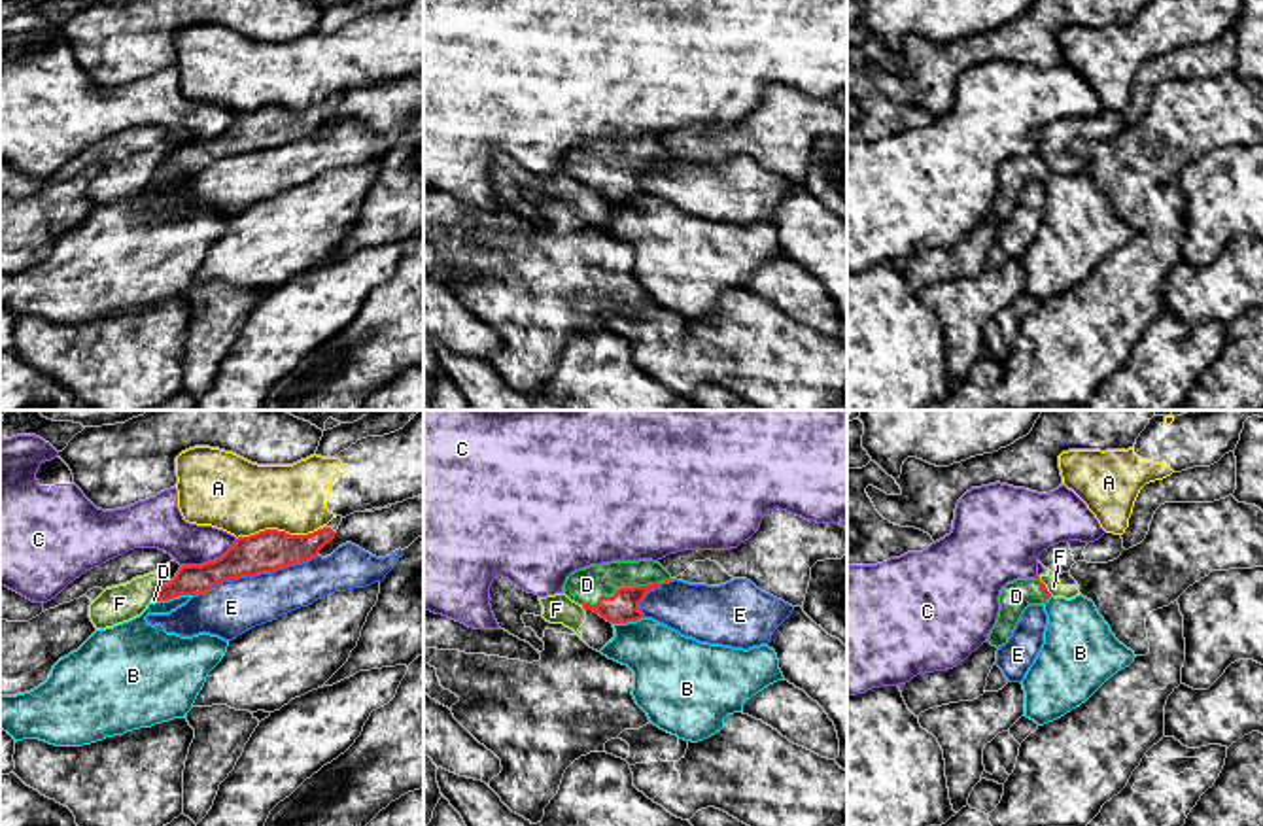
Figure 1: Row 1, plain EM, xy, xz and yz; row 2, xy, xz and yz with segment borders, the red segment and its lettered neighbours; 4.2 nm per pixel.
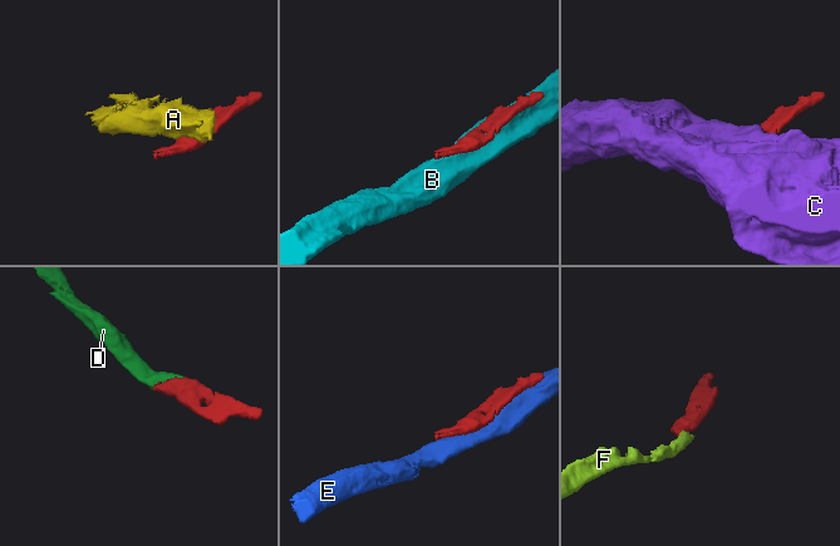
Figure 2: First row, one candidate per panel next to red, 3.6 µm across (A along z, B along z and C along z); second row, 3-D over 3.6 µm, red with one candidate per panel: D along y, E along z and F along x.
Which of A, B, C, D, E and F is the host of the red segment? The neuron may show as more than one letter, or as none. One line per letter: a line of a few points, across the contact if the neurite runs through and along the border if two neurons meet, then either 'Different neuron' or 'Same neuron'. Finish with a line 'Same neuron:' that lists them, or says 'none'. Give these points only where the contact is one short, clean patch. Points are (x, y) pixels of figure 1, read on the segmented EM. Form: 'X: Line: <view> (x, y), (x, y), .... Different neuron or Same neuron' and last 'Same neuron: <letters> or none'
A: Different neuron
B: Different neuron
C: Different neuron
D: Line: xz (622, 607), (626, 588), (596, 588), (587, 585). Same neuron
E: Different neuron
F: Line: xy (161, 585), (155, 594). Different neuron
Same neuron: D

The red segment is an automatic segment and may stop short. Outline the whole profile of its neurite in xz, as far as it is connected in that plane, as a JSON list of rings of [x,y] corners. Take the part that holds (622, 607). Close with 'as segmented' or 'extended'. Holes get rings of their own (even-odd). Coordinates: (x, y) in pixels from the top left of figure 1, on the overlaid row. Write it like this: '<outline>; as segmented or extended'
[[[611,561],[571,573],[563,594],[584,611],[594,611],[611,624],[637,622],[645,595],[675,580],[658,561]]]; extended

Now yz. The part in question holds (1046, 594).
[[[1040,576],[1017,578],[1008,582],[998,595],[1000,611],[995,628],[989,633],[987,643],[1002,646],[1013,635],[1013,629],[1029,605],[1044,605],[1051,594]]]; extended

